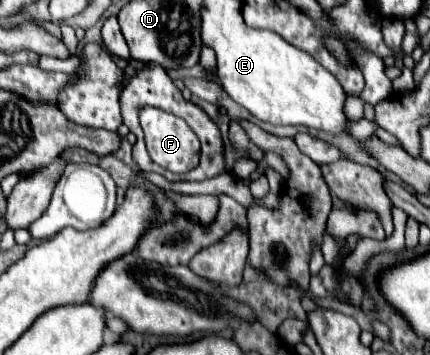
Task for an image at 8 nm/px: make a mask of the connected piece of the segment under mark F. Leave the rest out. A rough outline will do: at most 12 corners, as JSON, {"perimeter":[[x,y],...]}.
{"perimeter":[[146,106],[140,124],[150,158],[170,172],[200,162],[200,140],[184,120]]}

